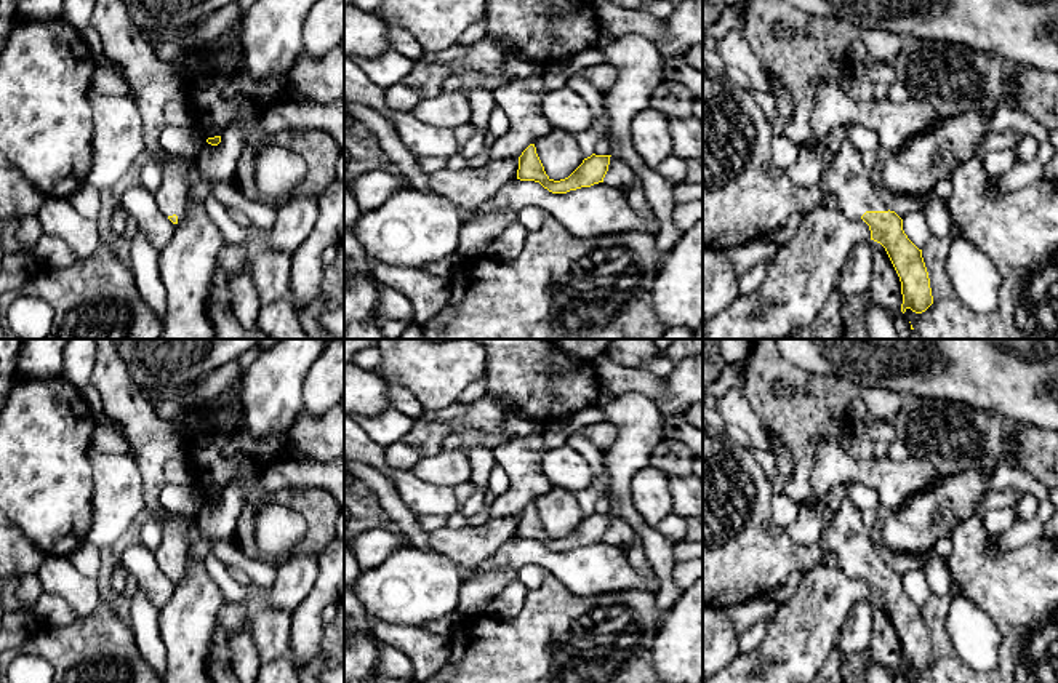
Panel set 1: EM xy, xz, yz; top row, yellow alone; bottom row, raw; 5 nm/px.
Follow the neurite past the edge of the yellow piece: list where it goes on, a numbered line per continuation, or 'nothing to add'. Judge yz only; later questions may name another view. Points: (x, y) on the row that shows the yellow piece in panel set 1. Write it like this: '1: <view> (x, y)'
1: yz (745, 195)

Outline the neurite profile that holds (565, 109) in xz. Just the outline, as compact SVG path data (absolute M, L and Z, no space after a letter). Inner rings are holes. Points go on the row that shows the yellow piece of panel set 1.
M570 86L547 91L541 102L543 115L552 128L567 133L583 133L592 125L592 112L587 102Z

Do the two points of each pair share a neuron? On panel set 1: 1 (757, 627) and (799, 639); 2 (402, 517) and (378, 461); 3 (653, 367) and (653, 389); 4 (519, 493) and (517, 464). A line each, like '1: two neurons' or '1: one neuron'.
1: two neurons
2: two neurons
3: two neurons
4: one neuron

